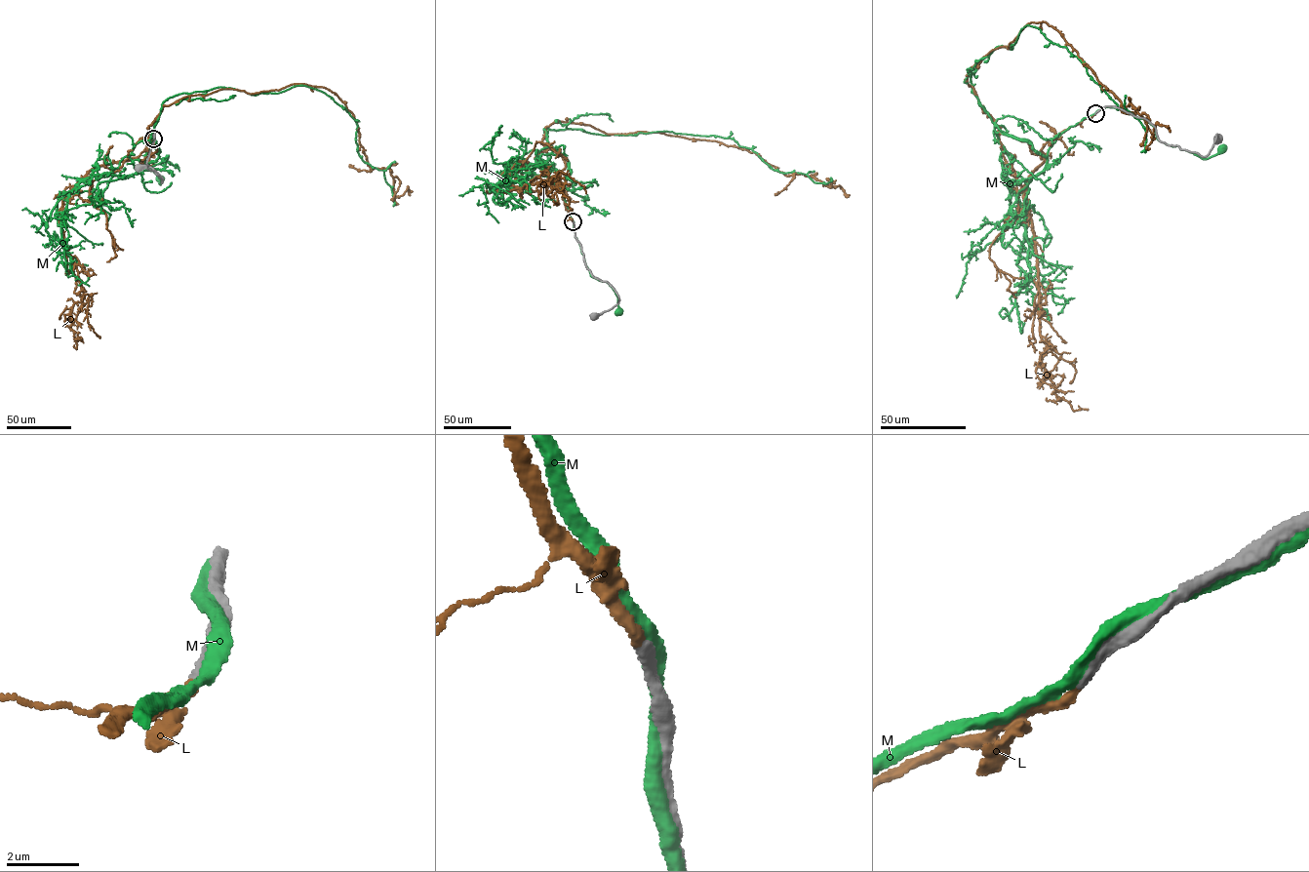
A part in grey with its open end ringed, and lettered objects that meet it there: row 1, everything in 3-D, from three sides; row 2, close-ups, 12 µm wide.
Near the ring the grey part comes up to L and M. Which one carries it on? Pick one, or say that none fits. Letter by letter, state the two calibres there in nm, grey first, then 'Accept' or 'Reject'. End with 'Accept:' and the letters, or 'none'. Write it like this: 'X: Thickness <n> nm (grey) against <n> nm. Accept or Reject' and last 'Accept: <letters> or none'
L: Thickness 300 nm (grey) against 280 nm. Accept
M: Thickness 360 nm (grey) against 360 nm. Reject
Accept: L

